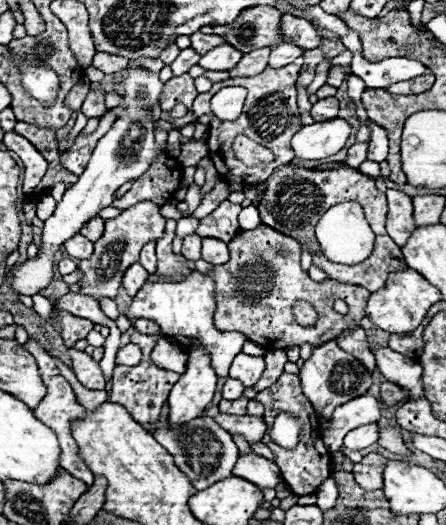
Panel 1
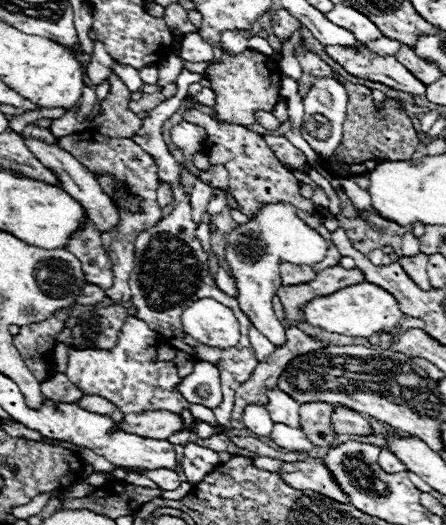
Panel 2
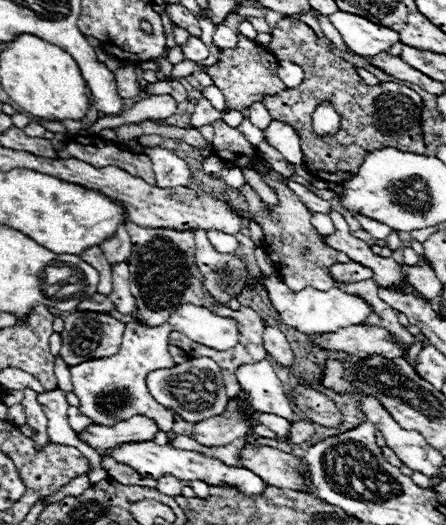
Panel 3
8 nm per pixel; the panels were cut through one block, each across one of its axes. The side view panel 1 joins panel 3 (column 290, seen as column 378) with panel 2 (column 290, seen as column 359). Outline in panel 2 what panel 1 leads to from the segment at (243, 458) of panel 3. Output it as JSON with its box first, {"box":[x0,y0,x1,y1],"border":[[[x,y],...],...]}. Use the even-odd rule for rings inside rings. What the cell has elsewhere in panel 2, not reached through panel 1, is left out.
{"box":[282,460,348,504],"border":[[[314,460],[304,462],[284,462],[282,478],[296,490],[314,490],[336,502],[348,504],[348,496],[340,490],[336,480],[332,480],[332,472]]]}

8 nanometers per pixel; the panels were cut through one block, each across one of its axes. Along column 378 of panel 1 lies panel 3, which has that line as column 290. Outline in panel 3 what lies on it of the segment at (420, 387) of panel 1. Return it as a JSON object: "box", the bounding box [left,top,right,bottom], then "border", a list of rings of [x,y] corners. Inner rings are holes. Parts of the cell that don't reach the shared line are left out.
{"box":[264,326,294,368],"border":[[[266,326],[266,330],[264,330],[264,348],[272,356],[274,364],[278,364],[282,368],[292,368],[294,352],[292,352],[286,336],[278,328]]]}

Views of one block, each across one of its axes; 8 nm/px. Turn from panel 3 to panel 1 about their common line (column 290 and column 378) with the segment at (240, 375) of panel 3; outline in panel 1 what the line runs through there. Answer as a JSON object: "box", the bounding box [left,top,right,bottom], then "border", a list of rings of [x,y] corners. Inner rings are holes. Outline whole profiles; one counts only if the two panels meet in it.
{"box":[322,394,382,452],"border":[[[372,394],[354,398],[348,404],[342,404],[334,410],[334,414],[330,416],[330,420],[334,420],[334,424],[330,426],[330,432],[326,436],[322,436],[322,440],[330,452],[338,452],[342,448],[342,440],[344,440],[346,432],[350,432],[352,428],[358,428],[362,424],[378,422],[380,416],[382,416],[382,404],[378,398],[374,398]]]}

